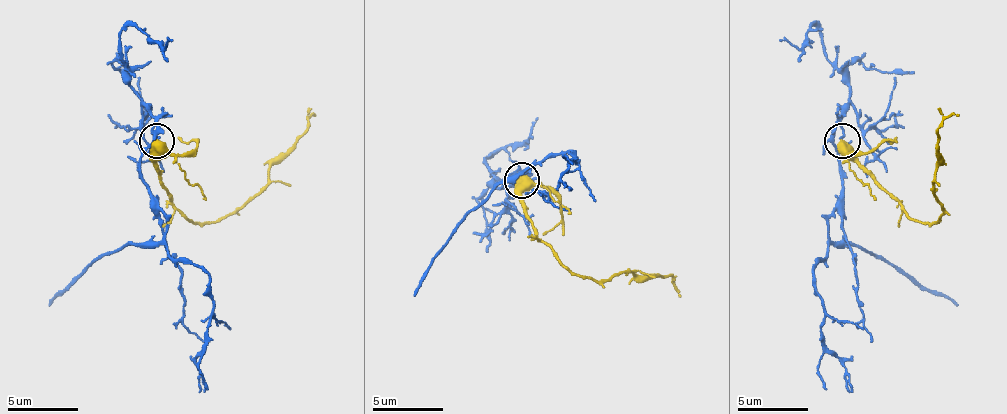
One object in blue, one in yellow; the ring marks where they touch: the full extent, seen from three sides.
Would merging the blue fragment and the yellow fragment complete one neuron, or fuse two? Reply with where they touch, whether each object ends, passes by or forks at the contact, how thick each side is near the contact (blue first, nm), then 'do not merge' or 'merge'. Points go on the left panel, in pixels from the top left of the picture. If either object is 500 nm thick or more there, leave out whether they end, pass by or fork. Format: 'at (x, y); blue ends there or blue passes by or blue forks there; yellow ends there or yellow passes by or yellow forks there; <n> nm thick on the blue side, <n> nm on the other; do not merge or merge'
at (156, 140); 140 nm thick on the blue side, 650 nm on the other; do not merge

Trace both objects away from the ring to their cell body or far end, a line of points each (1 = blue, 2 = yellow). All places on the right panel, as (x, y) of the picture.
1: (841, 140), (841, 199), (813, 273), (824, 305), (820, 340), (852, 393)
2: (841, 140), (915, 221), (933, 224), (943, 214), (933, 192), (936, 182), (936, 132), (958, 115)

